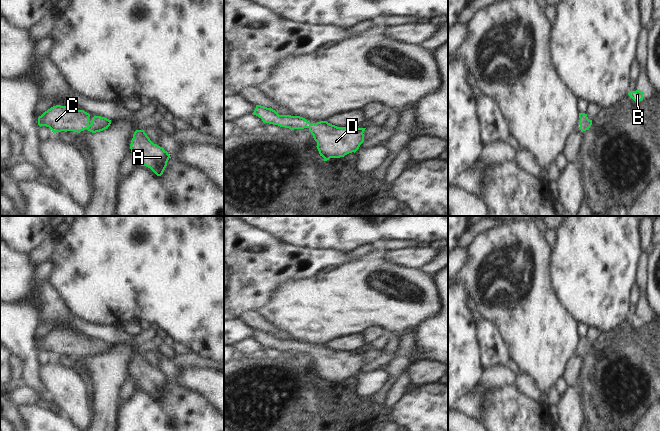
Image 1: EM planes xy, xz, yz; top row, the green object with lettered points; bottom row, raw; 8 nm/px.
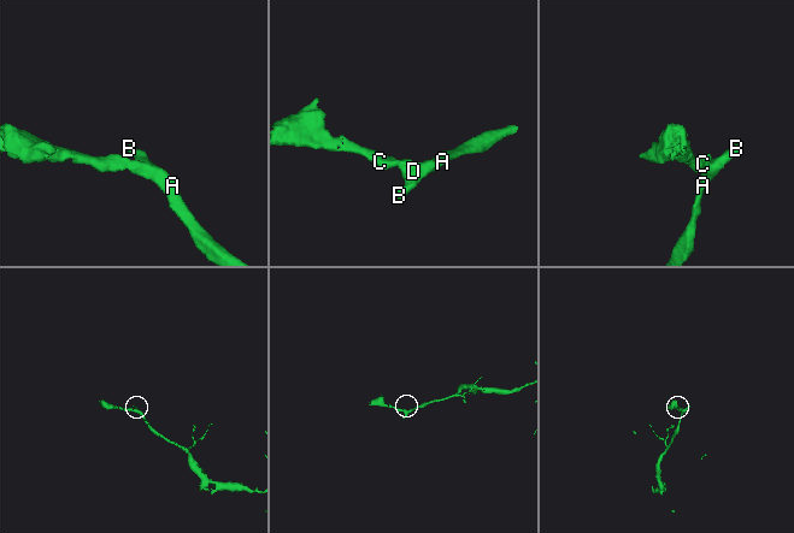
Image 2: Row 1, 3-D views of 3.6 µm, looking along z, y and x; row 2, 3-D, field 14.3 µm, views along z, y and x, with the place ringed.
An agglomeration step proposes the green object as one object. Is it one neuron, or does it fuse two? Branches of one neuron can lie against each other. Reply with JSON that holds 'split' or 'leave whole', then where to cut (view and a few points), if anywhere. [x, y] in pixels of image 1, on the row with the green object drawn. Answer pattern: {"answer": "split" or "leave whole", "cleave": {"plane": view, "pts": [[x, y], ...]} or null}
{"answer": "leave whole", "cleave": null}

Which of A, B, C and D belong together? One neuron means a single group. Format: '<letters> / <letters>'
A B C D

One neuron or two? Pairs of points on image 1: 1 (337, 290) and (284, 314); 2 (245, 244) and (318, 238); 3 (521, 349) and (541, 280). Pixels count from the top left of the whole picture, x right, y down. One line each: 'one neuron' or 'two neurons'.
1: one neuron
2: two neurons
3: one neuron

